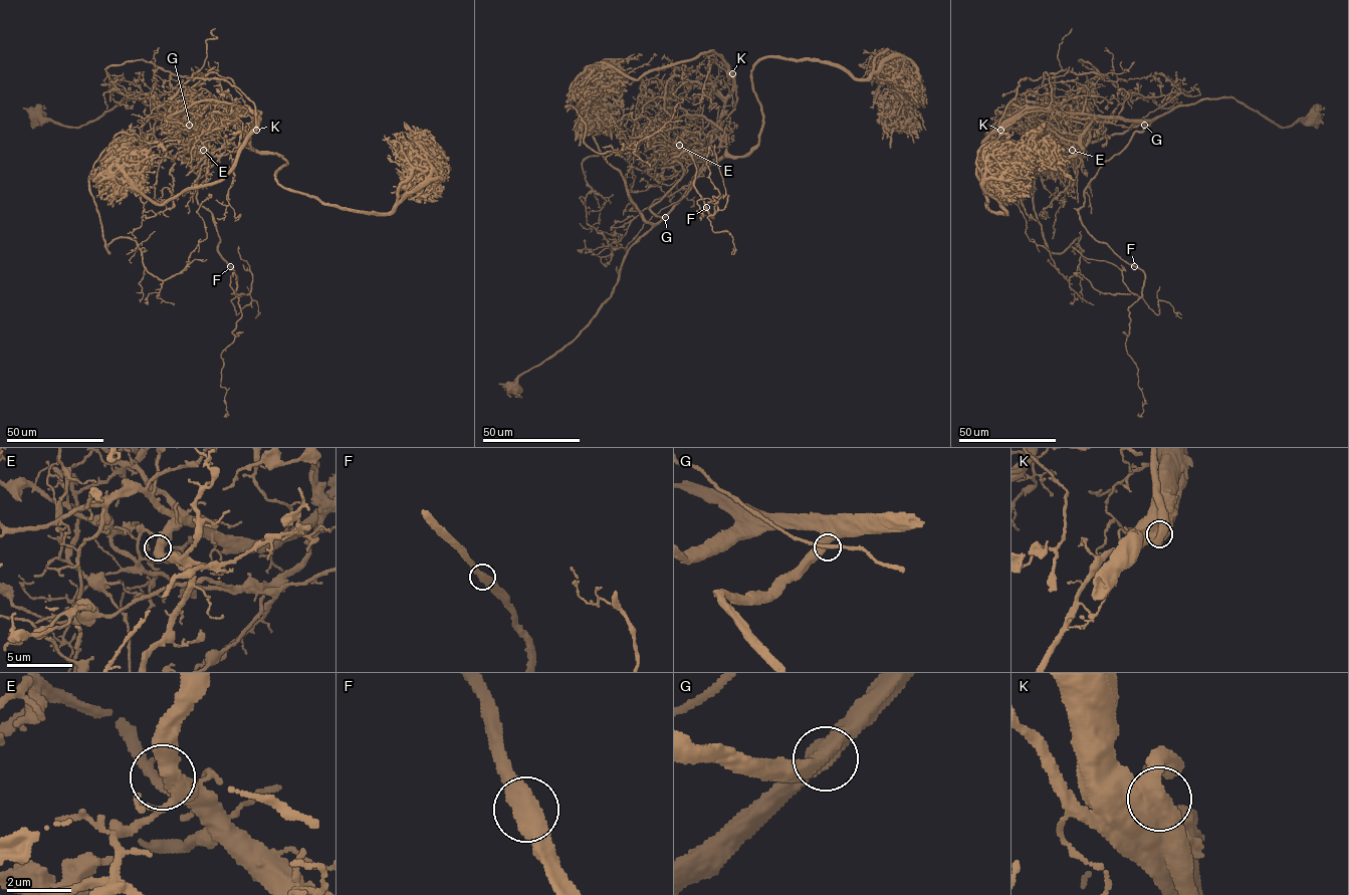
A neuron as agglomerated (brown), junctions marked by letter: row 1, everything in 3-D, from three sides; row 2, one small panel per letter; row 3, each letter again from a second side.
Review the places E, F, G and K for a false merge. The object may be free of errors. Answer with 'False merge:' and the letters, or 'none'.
False merge: K

